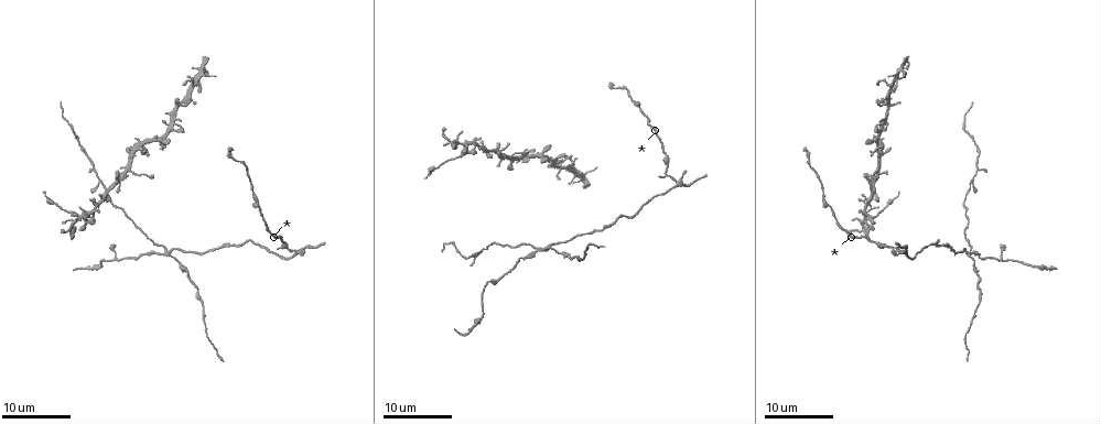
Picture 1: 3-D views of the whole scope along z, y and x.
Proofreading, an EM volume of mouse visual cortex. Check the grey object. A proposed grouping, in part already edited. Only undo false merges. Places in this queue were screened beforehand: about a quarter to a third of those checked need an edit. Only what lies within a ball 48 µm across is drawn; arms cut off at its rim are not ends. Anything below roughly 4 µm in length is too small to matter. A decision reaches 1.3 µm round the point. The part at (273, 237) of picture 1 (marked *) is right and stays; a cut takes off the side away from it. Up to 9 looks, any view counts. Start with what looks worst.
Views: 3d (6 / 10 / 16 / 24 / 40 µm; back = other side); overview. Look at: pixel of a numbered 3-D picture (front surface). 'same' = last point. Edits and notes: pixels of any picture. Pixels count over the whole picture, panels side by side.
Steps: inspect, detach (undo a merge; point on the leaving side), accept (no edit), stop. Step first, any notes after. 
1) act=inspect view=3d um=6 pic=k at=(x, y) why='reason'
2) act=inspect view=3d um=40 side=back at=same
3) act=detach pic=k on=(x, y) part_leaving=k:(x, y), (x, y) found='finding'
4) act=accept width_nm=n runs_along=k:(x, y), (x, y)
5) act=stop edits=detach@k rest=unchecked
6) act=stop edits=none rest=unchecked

act=inspect view=3d um=24 pic=1 at=(547, 248) why='four arms meet'

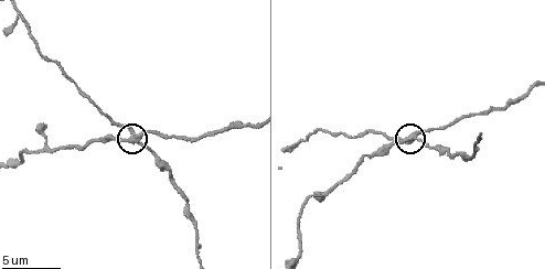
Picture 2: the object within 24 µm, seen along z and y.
act=inspect view=3d um=6 pic=2 at=(412, 141)

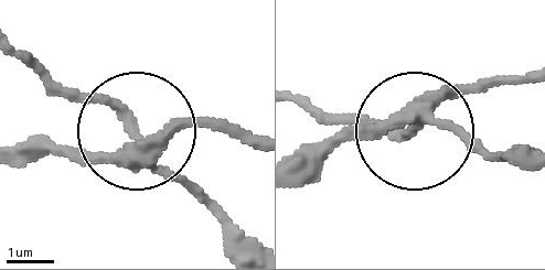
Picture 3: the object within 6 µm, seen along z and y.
act=detach pic=3 on=(201, 190) part_leaving=3:(151, 153), (115, 110), (67, 94), (20, 51) found='two neurons meet here'

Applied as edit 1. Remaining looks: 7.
act=inspect view=3d um=16 pic=1 at=(294, 253) why='four-way junction'

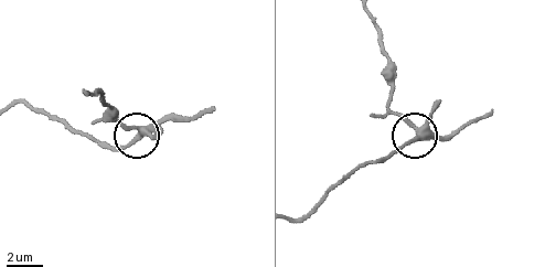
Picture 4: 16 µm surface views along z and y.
act=inspect view=3d um=10 pic=4 at=(140, 136) why='closer look'

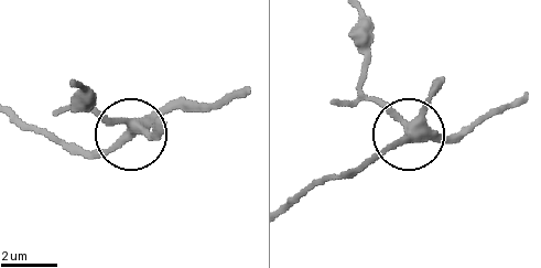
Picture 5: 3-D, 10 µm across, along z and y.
act=accept runs_along=5:(360, 19), (363, 89), (410, 130), (465, 132) found='continuous, no second neuron'

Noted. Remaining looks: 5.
act=inspect view=3d um=24 pic=1 at=(876, 168) why='thin arm on a thick one'

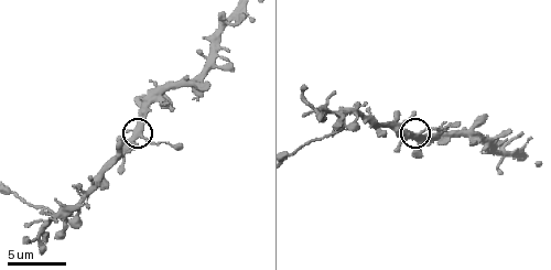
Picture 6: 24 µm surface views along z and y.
act=inspect view=3d um=10 pic=6 at=(137, 134) why='zoom in'

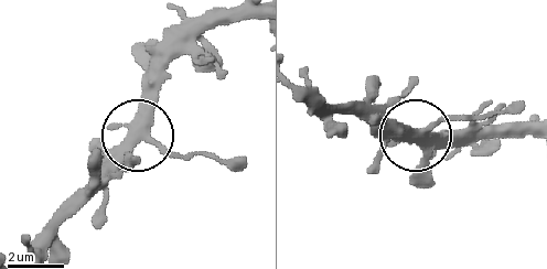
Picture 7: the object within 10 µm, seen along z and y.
act=accept width_nm=350 found='continuous, no second neuron'

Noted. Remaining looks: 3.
act=inspect view=3d um=10 pic=2 at=(336, 186) why='thin neck'

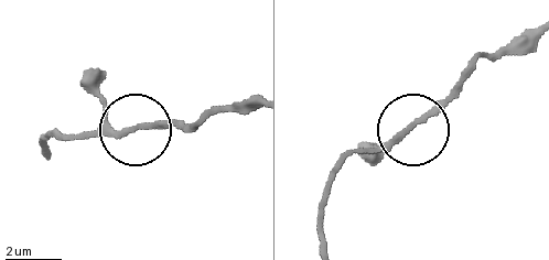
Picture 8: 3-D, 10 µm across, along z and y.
act=accept width_nm=190 found='all the same neuron'

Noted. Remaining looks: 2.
act=stop edits=detach@3 rest=unchecked

